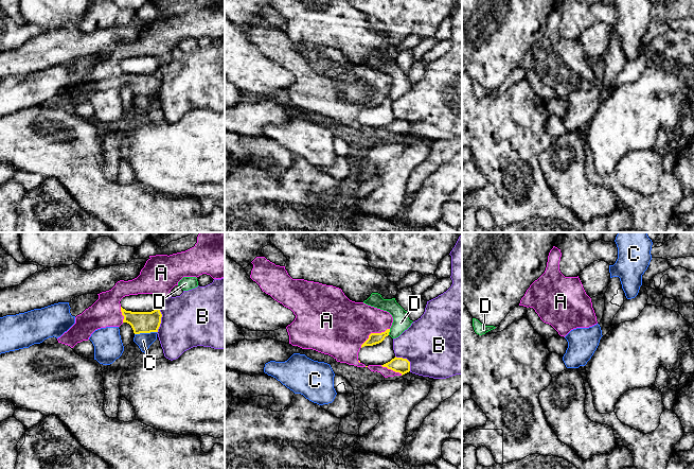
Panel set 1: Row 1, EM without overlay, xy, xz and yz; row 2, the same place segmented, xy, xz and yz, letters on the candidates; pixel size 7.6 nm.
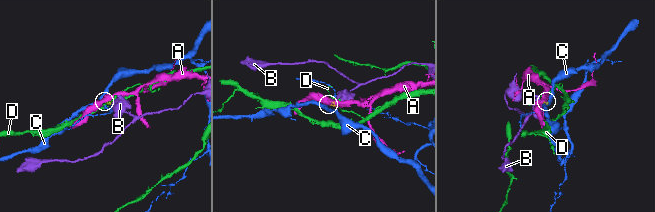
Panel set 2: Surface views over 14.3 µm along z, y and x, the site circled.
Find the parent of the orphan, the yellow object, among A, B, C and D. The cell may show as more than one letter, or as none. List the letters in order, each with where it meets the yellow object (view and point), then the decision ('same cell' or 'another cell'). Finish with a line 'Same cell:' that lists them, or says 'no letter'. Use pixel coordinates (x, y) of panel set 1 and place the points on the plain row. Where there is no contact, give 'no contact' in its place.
A: contact xz (373, 96); same cell
B: contact xy (160, 83); another cell
C: contact xy (145, 94); another cell
D: contact xz (389, 93); another cell
Same cell: A

